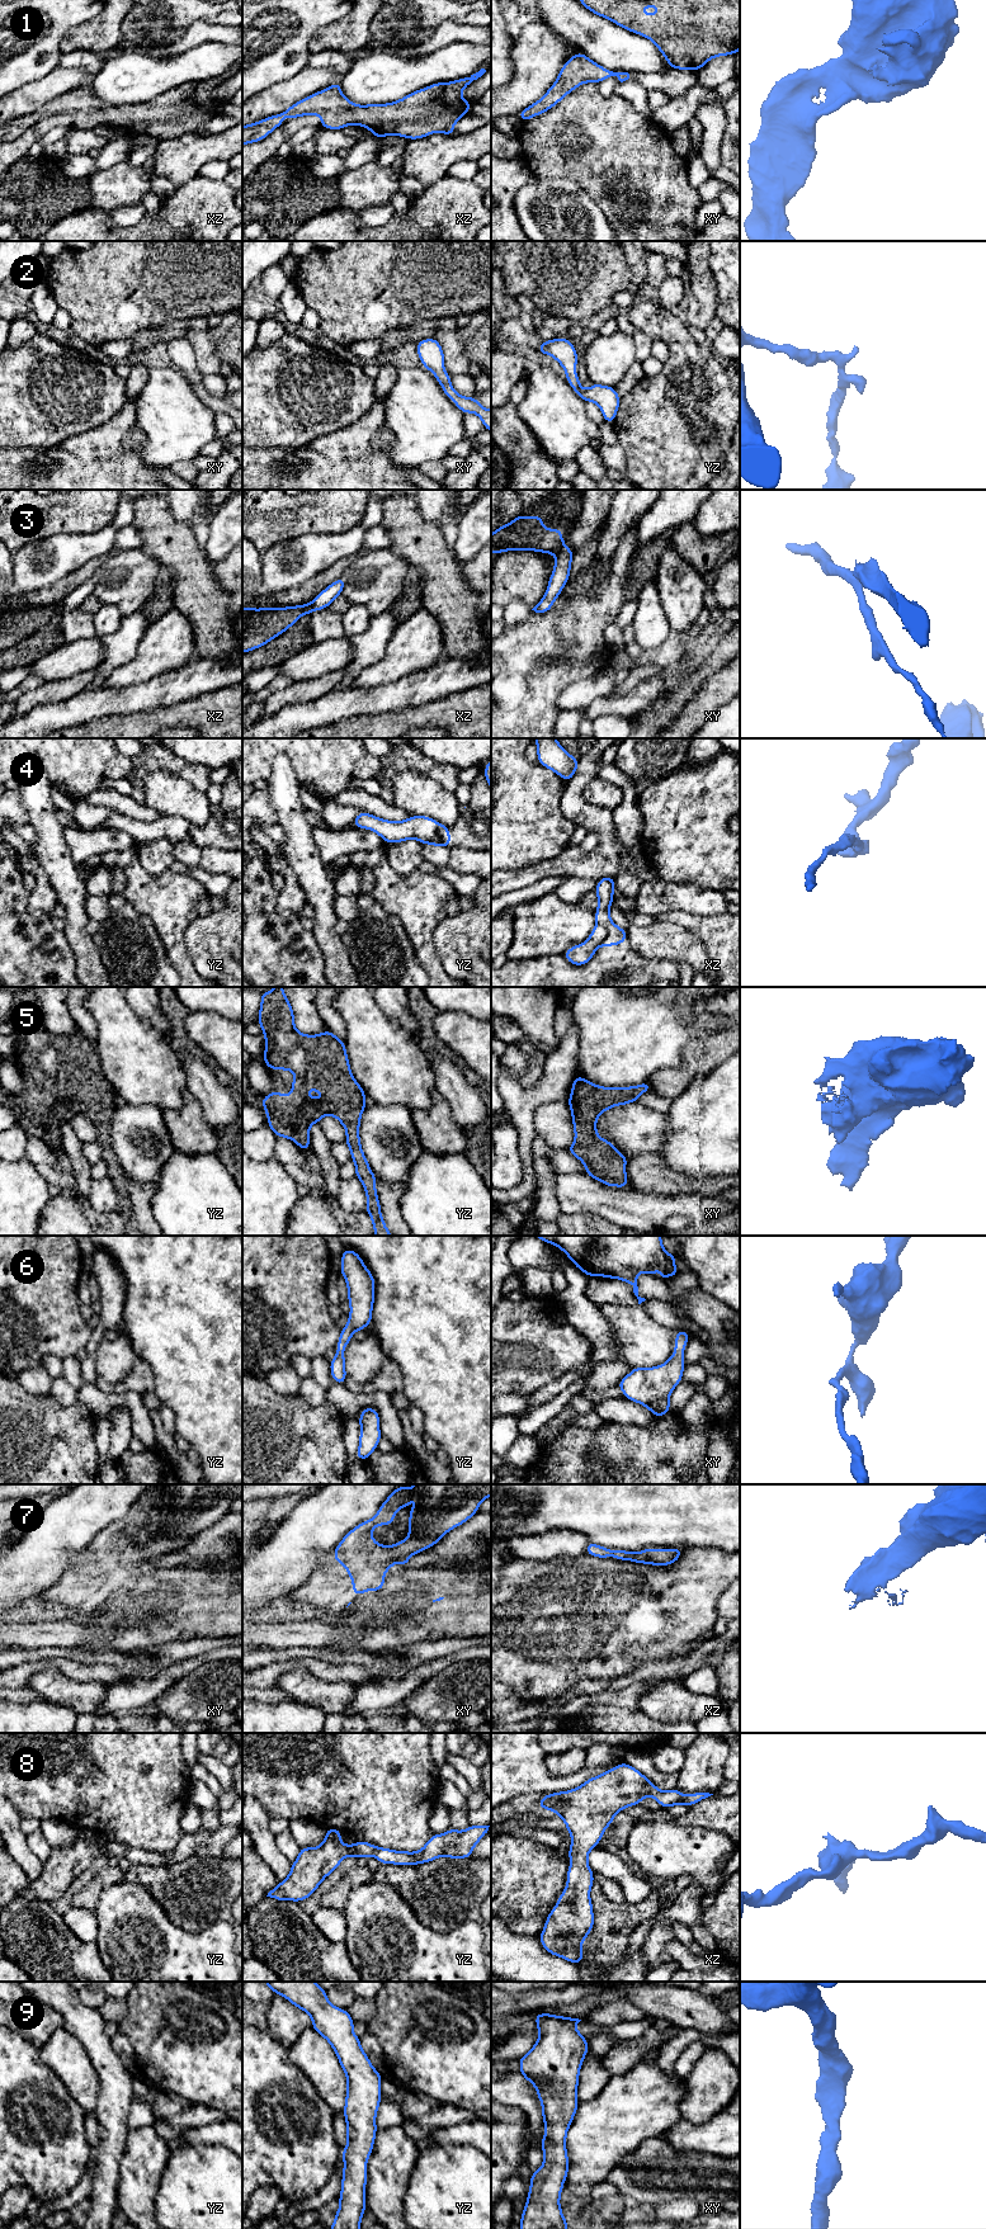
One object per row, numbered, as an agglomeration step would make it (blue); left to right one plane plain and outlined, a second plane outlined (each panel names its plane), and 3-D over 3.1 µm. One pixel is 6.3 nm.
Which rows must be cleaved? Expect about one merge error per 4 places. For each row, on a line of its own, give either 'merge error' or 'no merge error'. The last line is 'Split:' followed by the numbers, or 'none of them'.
1: no merge error
2: no merge error
3: merge error
4: merge error
5: no merge error
6: no merge error
7: no merge error
8: no merge error
9: no merge error
Split: 3, 4

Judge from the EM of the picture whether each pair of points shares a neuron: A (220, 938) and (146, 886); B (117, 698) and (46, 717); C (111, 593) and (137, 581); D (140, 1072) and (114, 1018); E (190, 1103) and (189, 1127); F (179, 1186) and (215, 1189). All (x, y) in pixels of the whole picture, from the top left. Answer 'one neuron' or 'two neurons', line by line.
A: two neurons
B: one neuron
C: one neuron
D: one neuron
E: one neuron
F: one neuron

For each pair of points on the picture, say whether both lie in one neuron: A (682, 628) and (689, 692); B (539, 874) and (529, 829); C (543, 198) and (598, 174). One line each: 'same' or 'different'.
A: different
B: different
C: different

